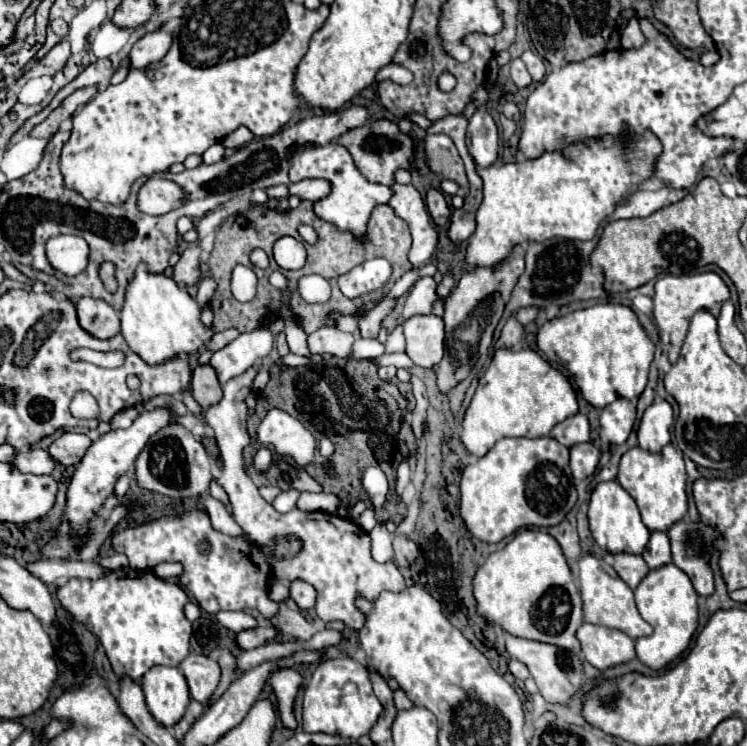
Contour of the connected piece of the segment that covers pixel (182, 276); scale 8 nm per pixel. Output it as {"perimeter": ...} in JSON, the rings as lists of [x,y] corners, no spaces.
{"perimeter":[[[192,244],[184,250],[184,254],[180,256],[180,262],[174,266],[174,282],[180,286],[180,288],[186,288],[186,286],[194,286],[198,284],[200,280],[200,248],[198,244]]]}

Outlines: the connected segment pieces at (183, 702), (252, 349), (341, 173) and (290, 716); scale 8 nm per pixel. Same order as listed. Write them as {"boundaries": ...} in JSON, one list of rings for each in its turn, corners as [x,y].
{"boundaries":[[[[170,666],[150,668],[142,676],[142,690],[146,694],[148,710],[162,726],[174,726],[190,702],[186,678],[178,668]]],[[[258,328],[254,332],[240,334],[234,342],[214,352],[210,366],[216,370],[220,384],[226,384],[230,378],[244,374],[248,368],[268,356],[272,346],[274,334],[268,328]]],[[[330,142],[322,148],[310,148],[310,144],[306,144],[306,148],[298,148],[296,154],[290,160],[290,182],[298,182],[304,178],[326,178],[332,182],[332,192],[330,196],[326,196],[326,200],[318,200],[314,202],[314,212],[326,220],[336,224],[342,230],[352,232],[354,236],[362,236],[370,218],[370,212],[374,210],[374,206],[388,202],[392,192],[388,186],[384,184],[372,184],[368,182],[358,168],[352,162],[350,152],[346,152],[346,148],[342,148],[336,142]]],[[[278,670],[274,676],[270,676],[270,686],[276,694],[276,706],[278,716],[282,720],[282,726],[288,730],[296,730],[298,722],[294,718],[294,698],[298,694],[298,688],[302,684],[302,676],[296,670]]]]}

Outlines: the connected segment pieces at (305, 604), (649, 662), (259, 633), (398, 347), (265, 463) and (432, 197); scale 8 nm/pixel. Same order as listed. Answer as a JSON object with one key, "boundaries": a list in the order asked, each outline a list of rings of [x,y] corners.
{"boundaries":[[[[294,580],[290,582],[290,598],[298,604],[300,610],[312,610],[316,602],[316,590],[302,580]]],[[[672,562],[664,564],[662,568],[650,570],[642,578],[634,594],[640,616],[654,628],[652,636],[636,640],[638,660],[642,660],[652,670],[660,670],[688,648],[698,626],[698,594],[686,572],[682,572]]],[[[256,626],[256,628],[250,628],[250,630],[236,632],[236,646],[240,650],[252,650],[252,648],[258,648],[258,646],[266,644],[268,640],[272,640],[276,636],[278,636],[276,628],[272,628],[272,626]]],[[[396,326],[390,334],[388,334],[388,340],[386,340],[386,352],[388,354],[394,354],[394,352],[404,352],[406,344],[402,340],[402,326]]],[[[260,448],[256,452],[256,458],[254,458],[254,468],[258,472],[262,472],[262,470],[266,470],[270,466],[270,462],[272,462],[272,452],[268,448]]],[[[430,188],[428,190],[428,196],[426,196],[426,206],[428,206],[428,212],[430,212],[430,218],[436,226],[444,226],[450,218],[450,206],[446,202],[446,198],[442,196],[440,190],[436,188]]]]}

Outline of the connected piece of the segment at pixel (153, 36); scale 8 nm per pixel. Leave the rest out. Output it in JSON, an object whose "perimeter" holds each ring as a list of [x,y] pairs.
{"perimeter":[[[154,30],[146,34],[142,40],[138,40],[130,52],[132,68],[148,68],[150,64],[158,62],[166,56],[172,44],[172,34],[164,30]]]}

